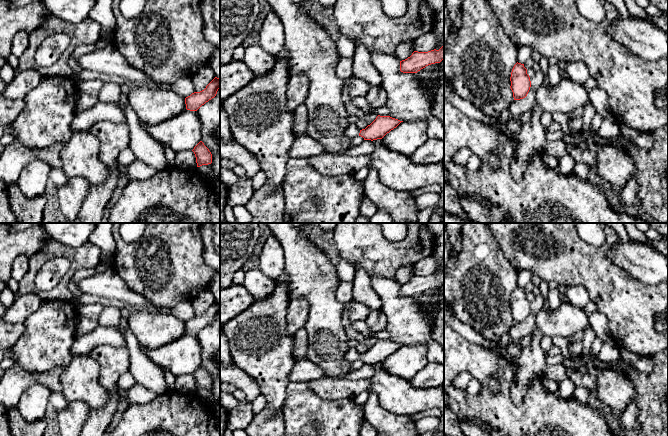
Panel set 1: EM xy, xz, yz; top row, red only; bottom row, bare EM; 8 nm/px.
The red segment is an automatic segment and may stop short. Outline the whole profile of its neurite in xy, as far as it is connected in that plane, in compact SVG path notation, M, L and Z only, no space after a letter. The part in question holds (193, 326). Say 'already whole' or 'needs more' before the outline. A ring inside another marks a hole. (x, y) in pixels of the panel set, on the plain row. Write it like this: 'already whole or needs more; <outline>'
already whole; M215 301L204 314L194 316L185 322L186 333L197 335L202 329L214 322L220 312L220 303Z

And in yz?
already whole; M517 286L514 289L511 296L510 305L510 312L513 316L514 324L525 322L530 314L531 305L524 288Z

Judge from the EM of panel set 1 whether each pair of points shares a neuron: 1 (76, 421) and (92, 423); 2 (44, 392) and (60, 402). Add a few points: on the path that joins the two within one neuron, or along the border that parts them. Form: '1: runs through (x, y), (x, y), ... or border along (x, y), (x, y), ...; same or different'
1: border along (91, 408), (83, 425); different
2: border along (51, 392), (48, 403); different

